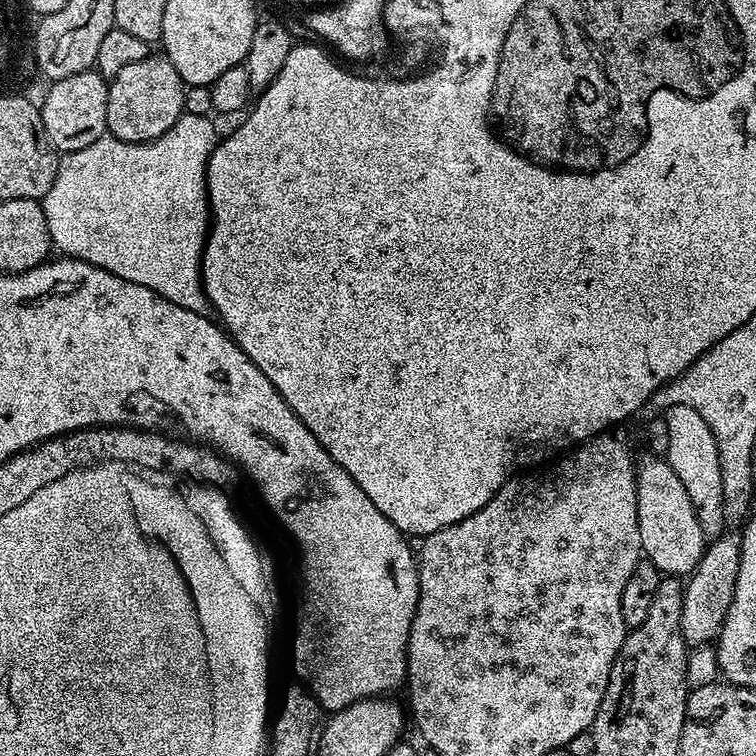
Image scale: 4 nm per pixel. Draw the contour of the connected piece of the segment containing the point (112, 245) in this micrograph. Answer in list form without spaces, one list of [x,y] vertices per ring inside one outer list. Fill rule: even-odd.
[[[189,112],[178,118],[166,134],[154,138],[145,144],[135,144],[134,142],[122,142],[111,134],[99,136],[90,146],[82,146],[82,150],[65,152],[59,157],[56,165],[56,177],[54,186],[43,198],[44,213],[46,222],[50,230],[50,238],[57,249],[61,248],[65,257],[74,260],[85,260],[118,278],[126,278],[126,282],[138,282],[138,286],[146,286],[162,298],[174,302],[174,306],[182,306],[186,310],[207,313],[210,305],[208,296],[204,292],[204,286],[200,282],[200,258],[204,251],[204,244],[208,240],[208,229],[210,227],[210,213],[208,211],[208,187],[206,186],[206,166],[208,165],[208,155],[214,151],[218,143],[216,128],[213,121],[207,116],[195,116]]]

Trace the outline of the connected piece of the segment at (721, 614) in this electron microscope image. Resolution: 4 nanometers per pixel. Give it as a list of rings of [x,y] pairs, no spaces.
[[[725,534],[705,547],[696,571],[687,577],[682,602],[682,634],[689,649],[695,650],[715,641],[726,622],[730,602],[734,602],[734,582],[738,582],[739,535]]]

